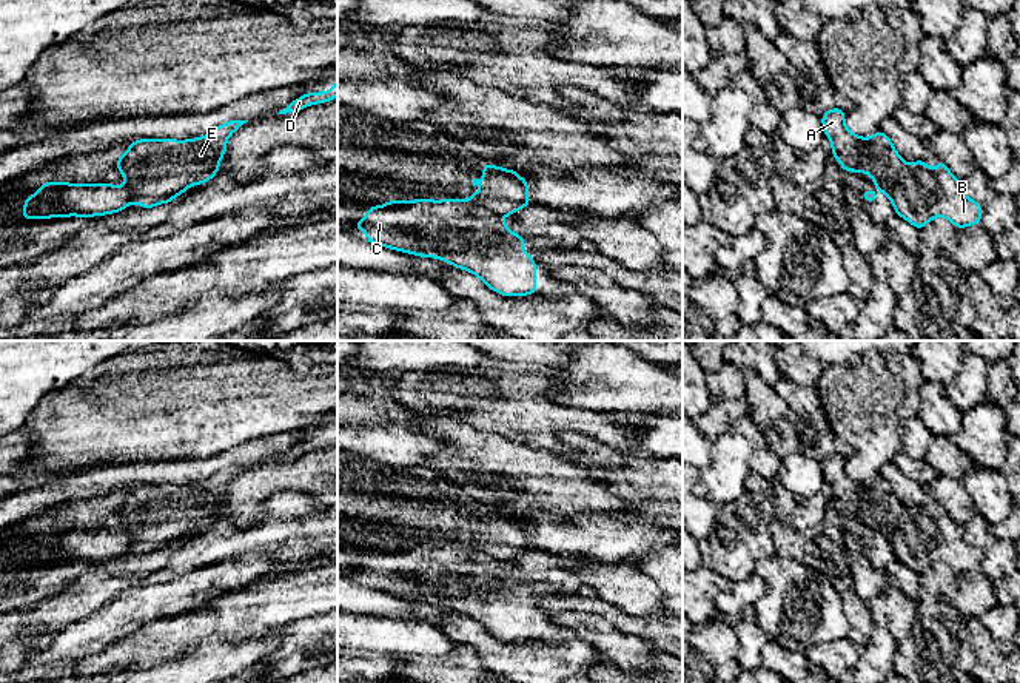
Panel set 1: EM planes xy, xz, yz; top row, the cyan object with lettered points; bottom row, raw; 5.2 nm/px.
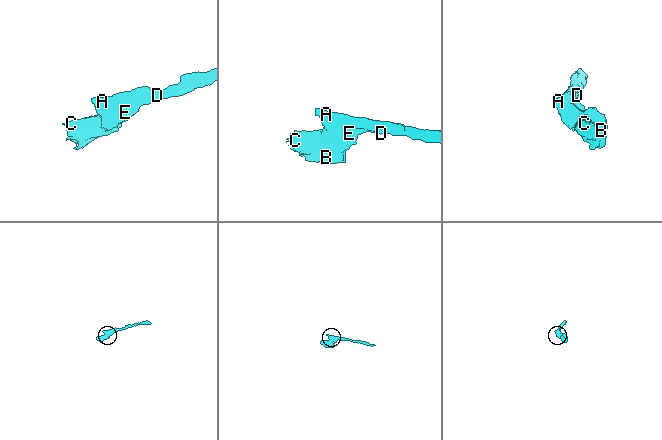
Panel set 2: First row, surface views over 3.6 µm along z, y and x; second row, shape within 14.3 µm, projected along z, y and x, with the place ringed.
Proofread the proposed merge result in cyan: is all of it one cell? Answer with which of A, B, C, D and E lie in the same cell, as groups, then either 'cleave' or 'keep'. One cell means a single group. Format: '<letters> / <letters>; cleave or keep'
A D E / B C; cleave

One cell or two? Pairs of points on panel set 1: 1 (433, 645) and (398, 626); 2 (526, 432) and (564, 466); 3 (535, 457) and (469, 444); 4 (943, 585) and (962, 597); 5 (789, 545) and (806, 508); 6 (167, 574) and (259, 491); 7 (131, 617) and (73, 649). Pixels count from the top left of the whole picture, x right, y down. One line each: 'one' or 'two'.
1: one
2: two
3: one
4: two
5: one
6: two
7: one

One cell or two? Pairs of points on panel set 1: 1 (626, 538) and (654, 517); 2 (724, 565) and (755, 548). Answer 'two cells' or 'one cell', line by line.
1: two cells
2: one cell

